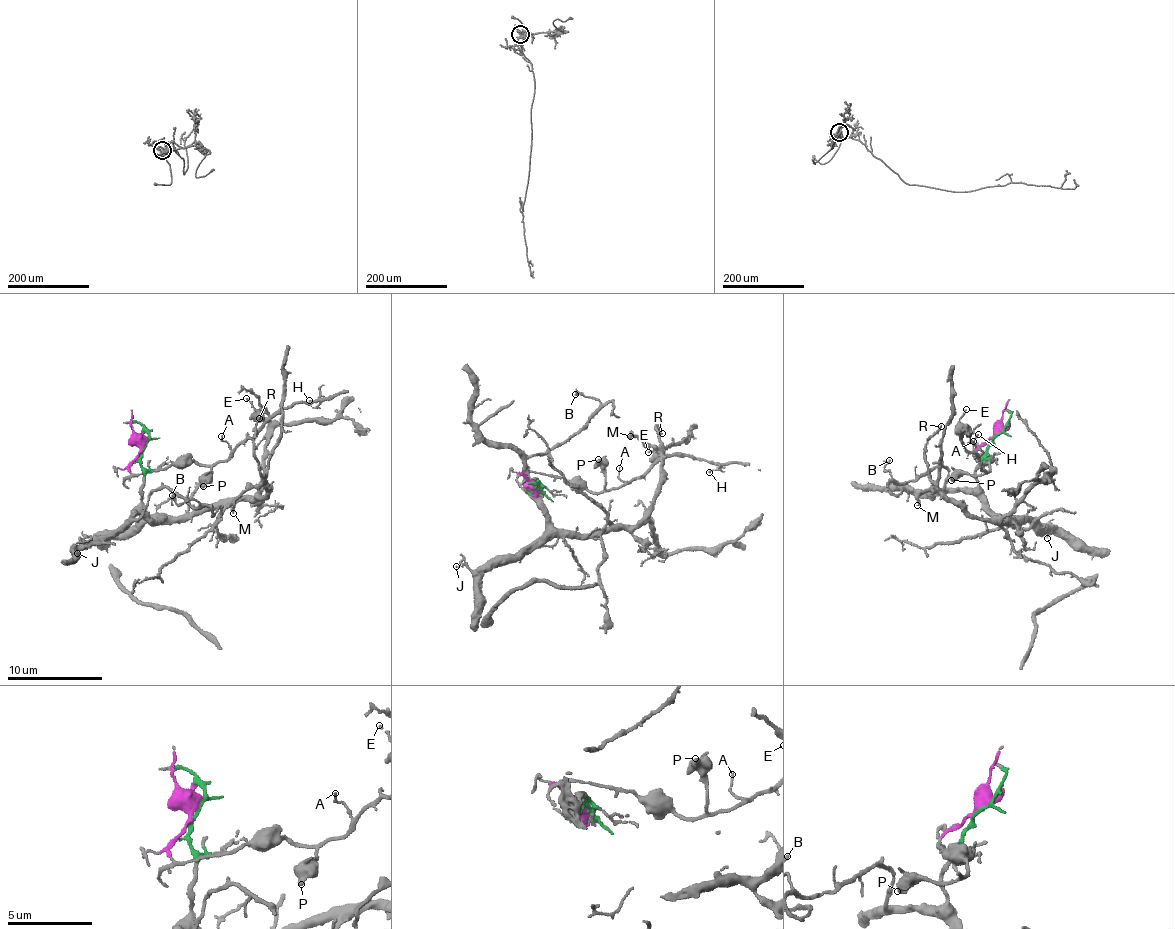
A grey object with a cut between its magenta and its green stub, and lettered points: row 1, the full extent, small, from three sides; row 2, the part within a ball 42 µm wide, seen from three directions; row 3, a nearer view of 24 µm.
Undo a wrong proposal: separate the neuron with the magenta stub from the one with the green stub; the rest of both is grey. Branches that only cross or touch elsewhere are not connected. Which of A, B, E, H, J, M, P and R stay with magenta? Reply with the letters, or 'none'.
A, E, H, P

